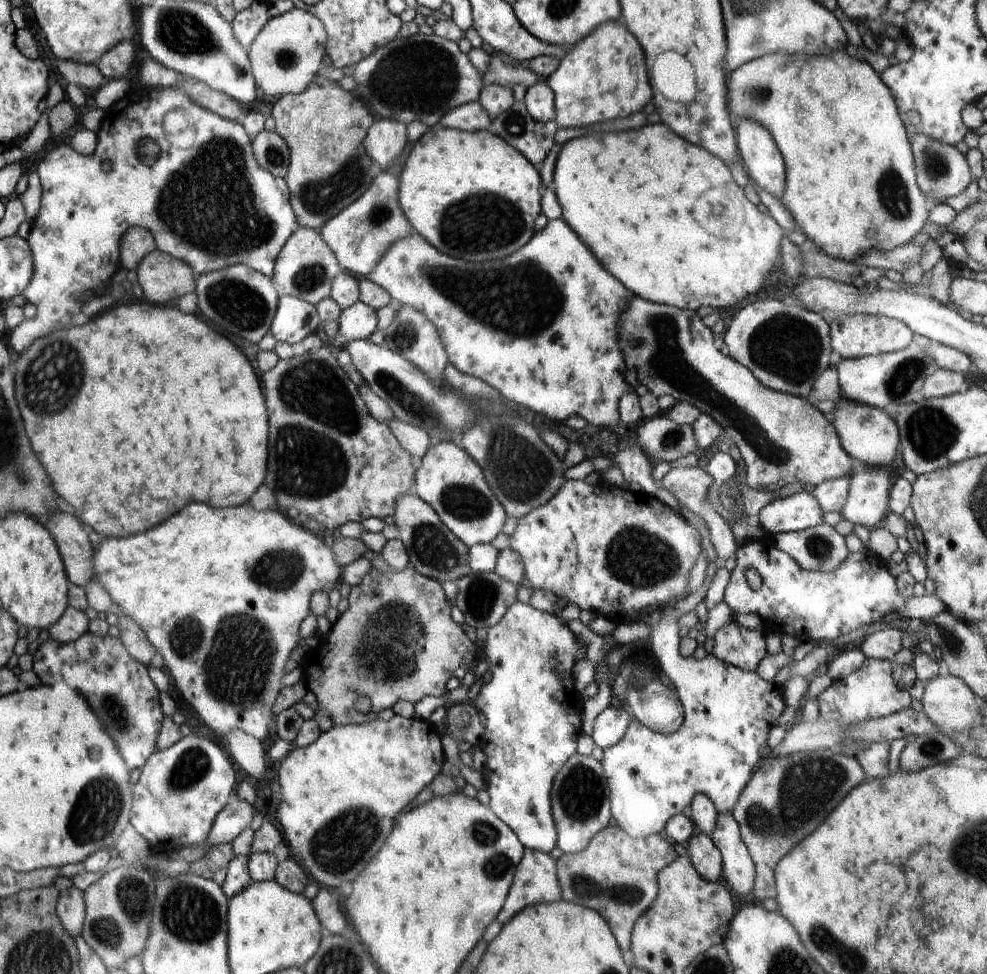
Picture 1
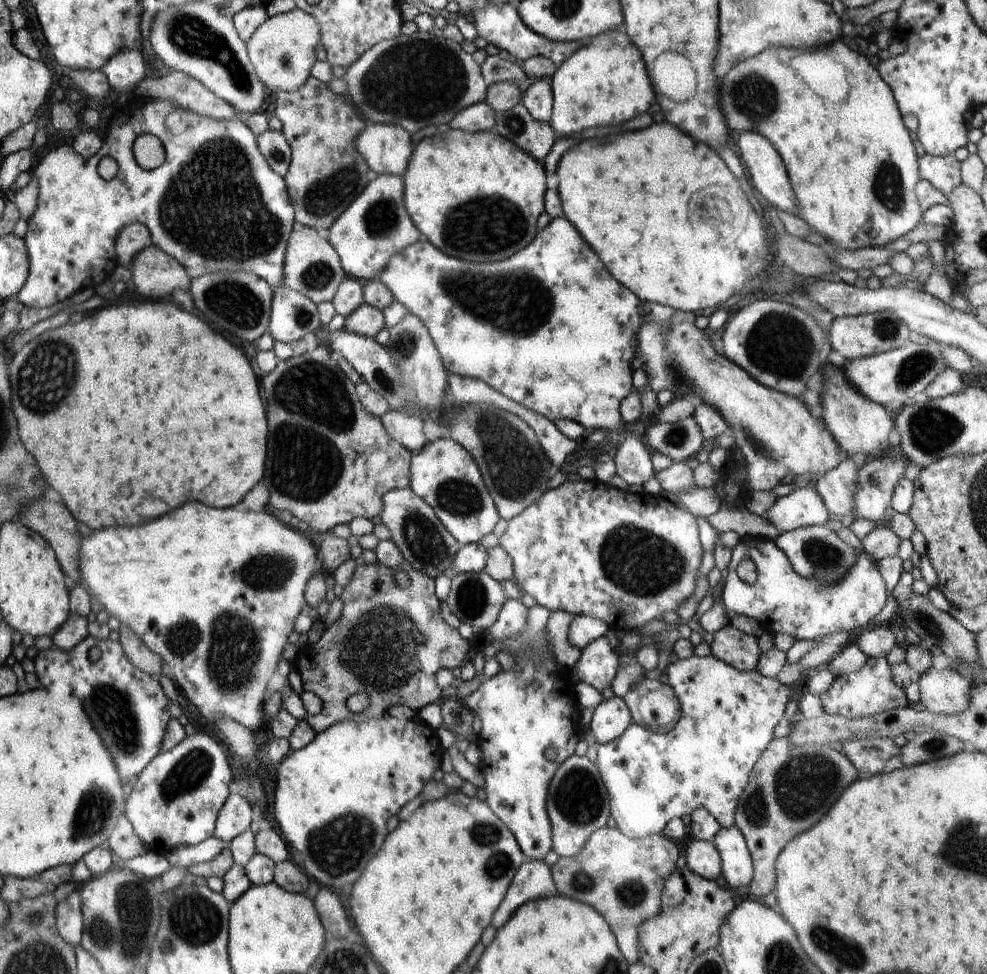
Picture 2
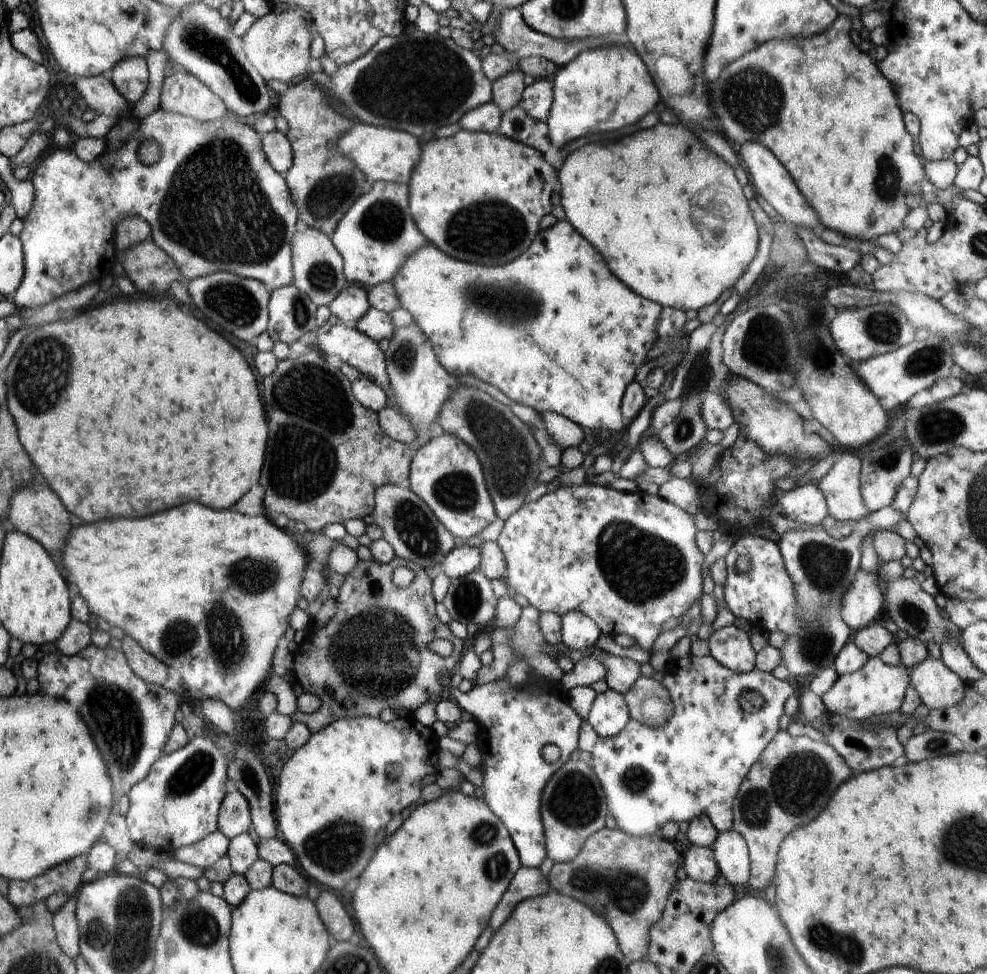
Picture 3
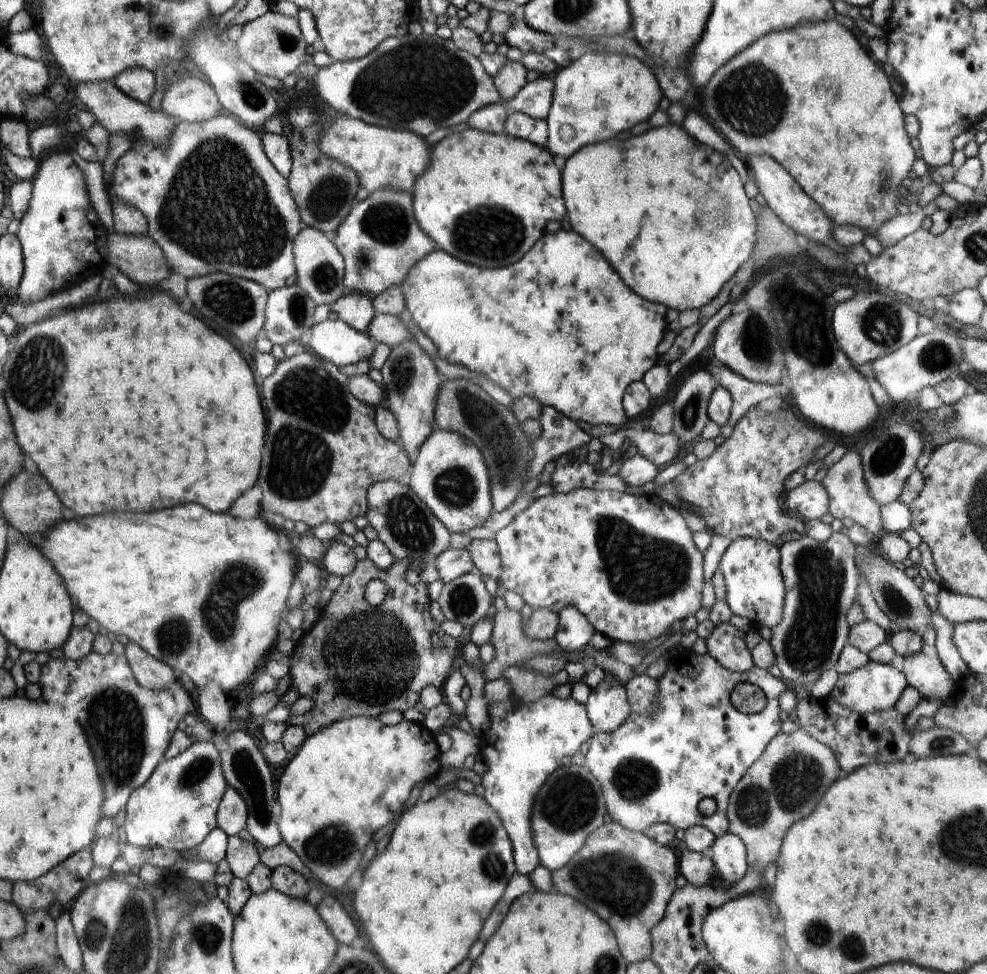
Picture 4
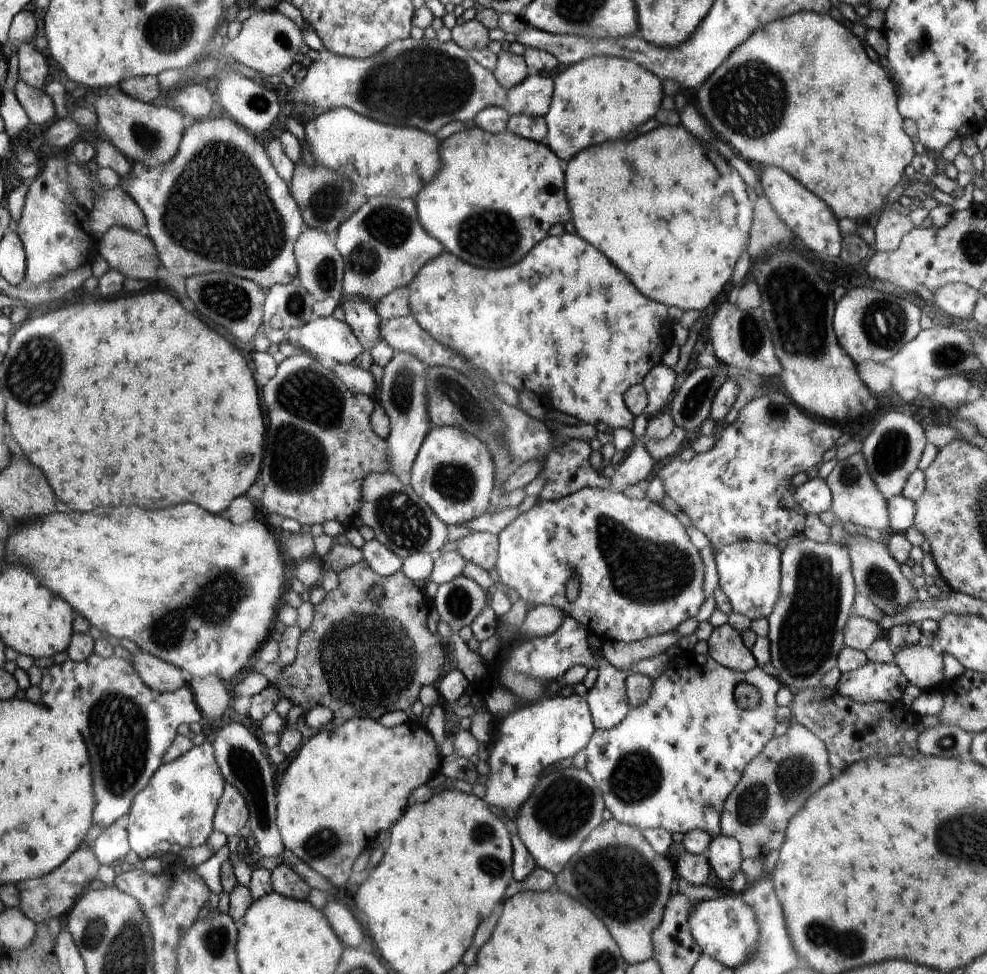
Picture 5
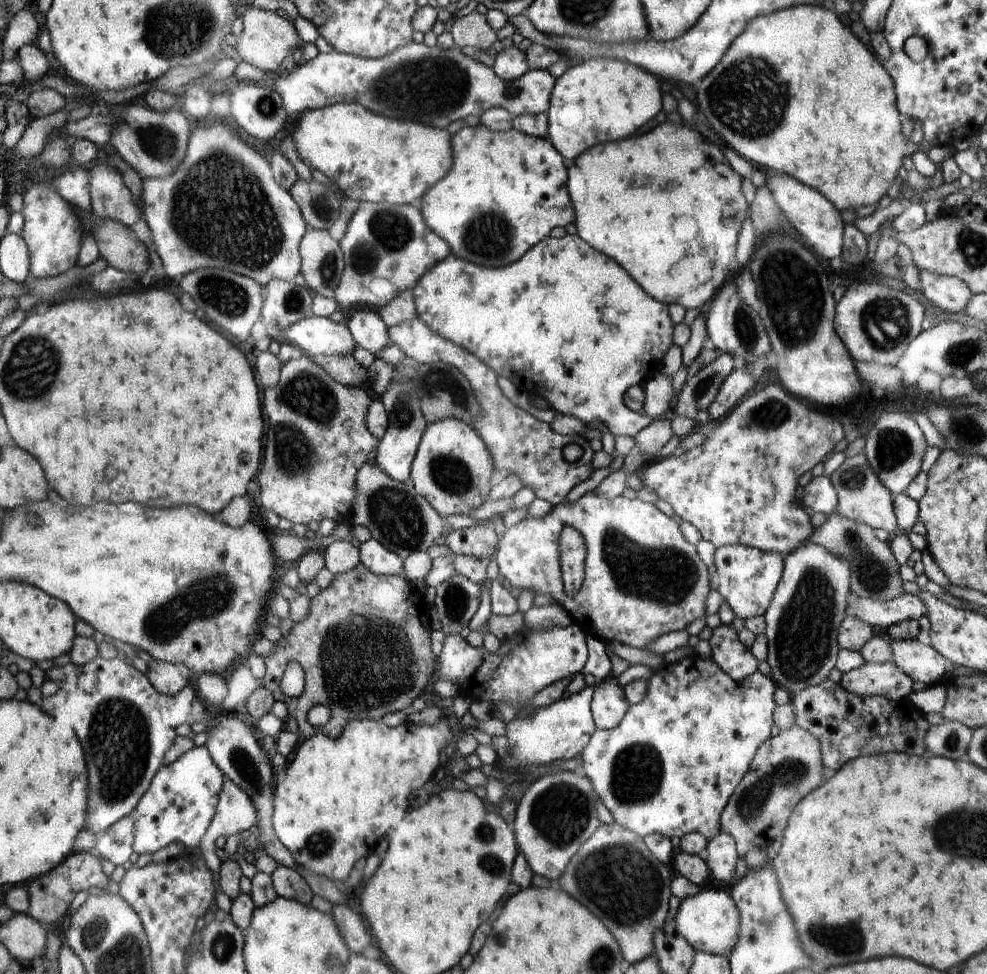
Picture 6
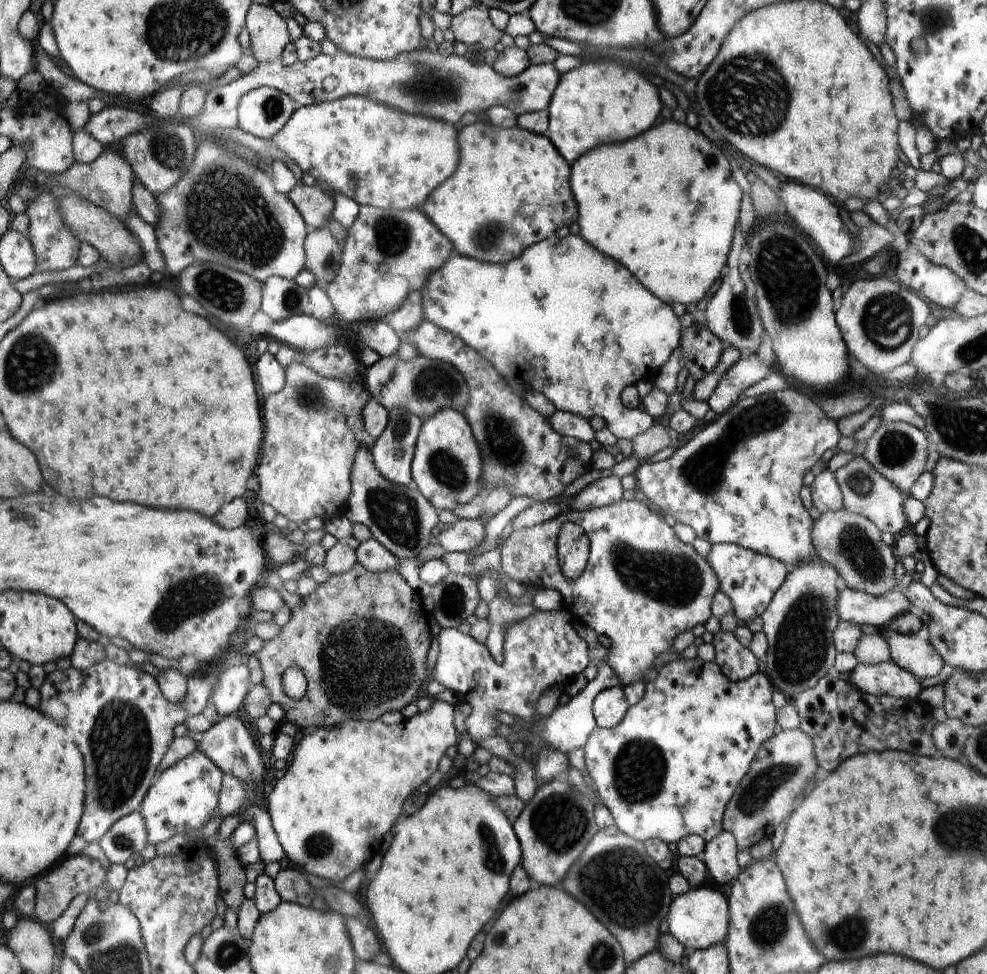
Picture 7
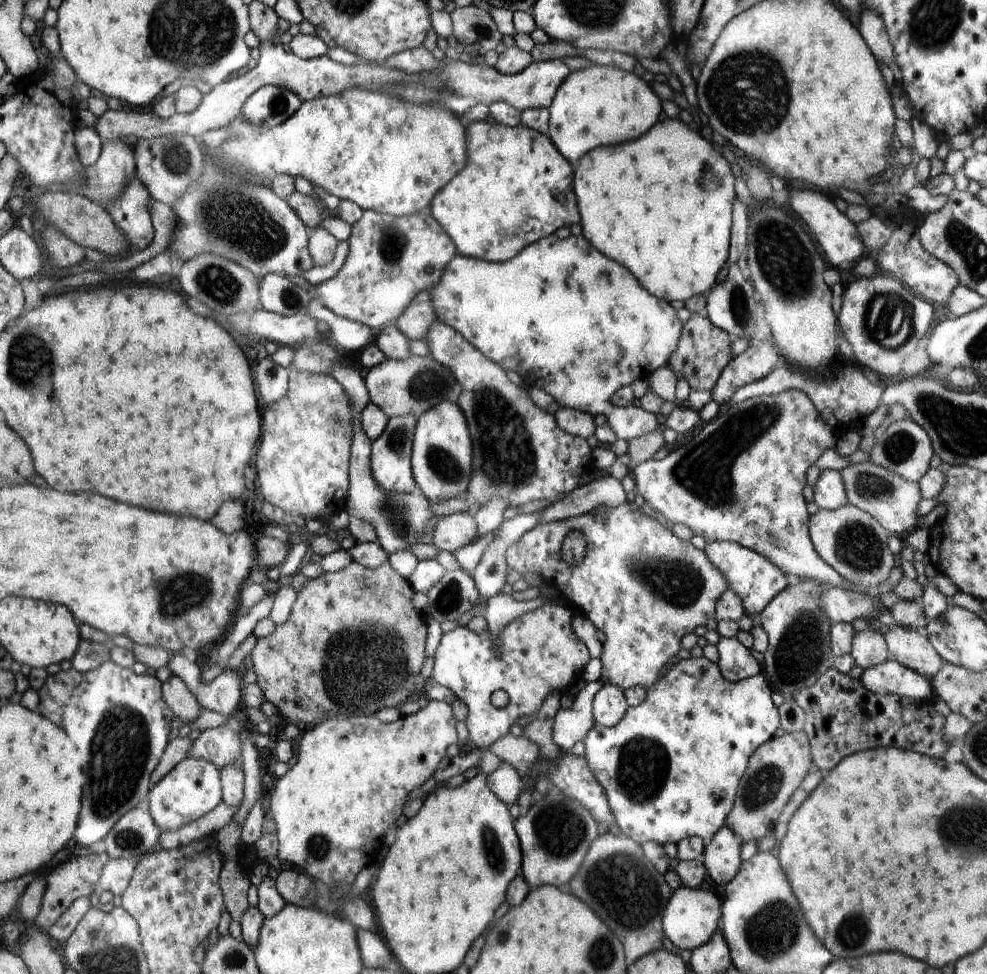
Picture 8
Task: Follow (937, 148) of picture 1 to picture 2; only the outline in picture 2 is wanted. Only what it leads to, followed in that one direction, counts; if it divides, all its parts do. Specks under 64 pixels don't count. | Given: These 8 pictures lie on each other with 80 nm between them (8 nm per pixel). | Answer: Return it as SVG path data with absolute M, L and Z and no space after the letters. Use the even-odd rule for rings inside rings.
M924 153L918 157L921 180L929 182L936 190L949 195L963 184L960 174L961 162L954 155L934 156Z

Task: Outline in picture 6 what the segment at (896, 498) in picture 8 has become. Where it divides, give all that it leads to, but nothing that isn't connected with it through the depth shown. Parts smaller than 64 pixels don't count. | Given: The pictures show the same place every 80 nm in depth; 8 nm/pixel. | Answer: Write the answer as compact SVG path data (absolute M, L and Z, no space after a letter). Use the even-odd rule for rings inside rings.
M863 454L846 457L845 461L829 476L838 495L835 513L851 521L864 523L874 530L882 528L891 536L897 528L893 509L893 496L882 486L880 479L871 469L867 458Z

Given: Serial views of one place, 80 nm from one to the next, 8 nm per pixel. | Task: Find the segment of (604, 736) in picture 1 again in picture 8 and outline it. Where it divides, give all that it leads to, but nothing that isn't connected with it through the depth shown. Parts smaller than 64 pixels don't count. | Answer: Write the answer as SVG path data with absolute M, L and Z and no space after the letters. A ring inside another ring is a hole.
M602 685L593 700L593 715L596 725L613 727L626 714L627 703L623 689L618 685Z

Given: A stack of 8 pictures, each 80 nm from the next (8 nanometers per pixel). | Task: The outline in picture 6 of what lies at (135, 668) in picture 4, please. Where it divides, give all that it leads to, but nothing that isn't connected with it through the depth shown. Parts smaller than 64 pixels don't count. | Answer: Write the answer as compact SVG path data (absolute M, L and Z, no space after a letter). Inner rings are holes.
M154 658L147 663L145 675L158 692L168 696L178 694L191 682L180 675L175 664Z

